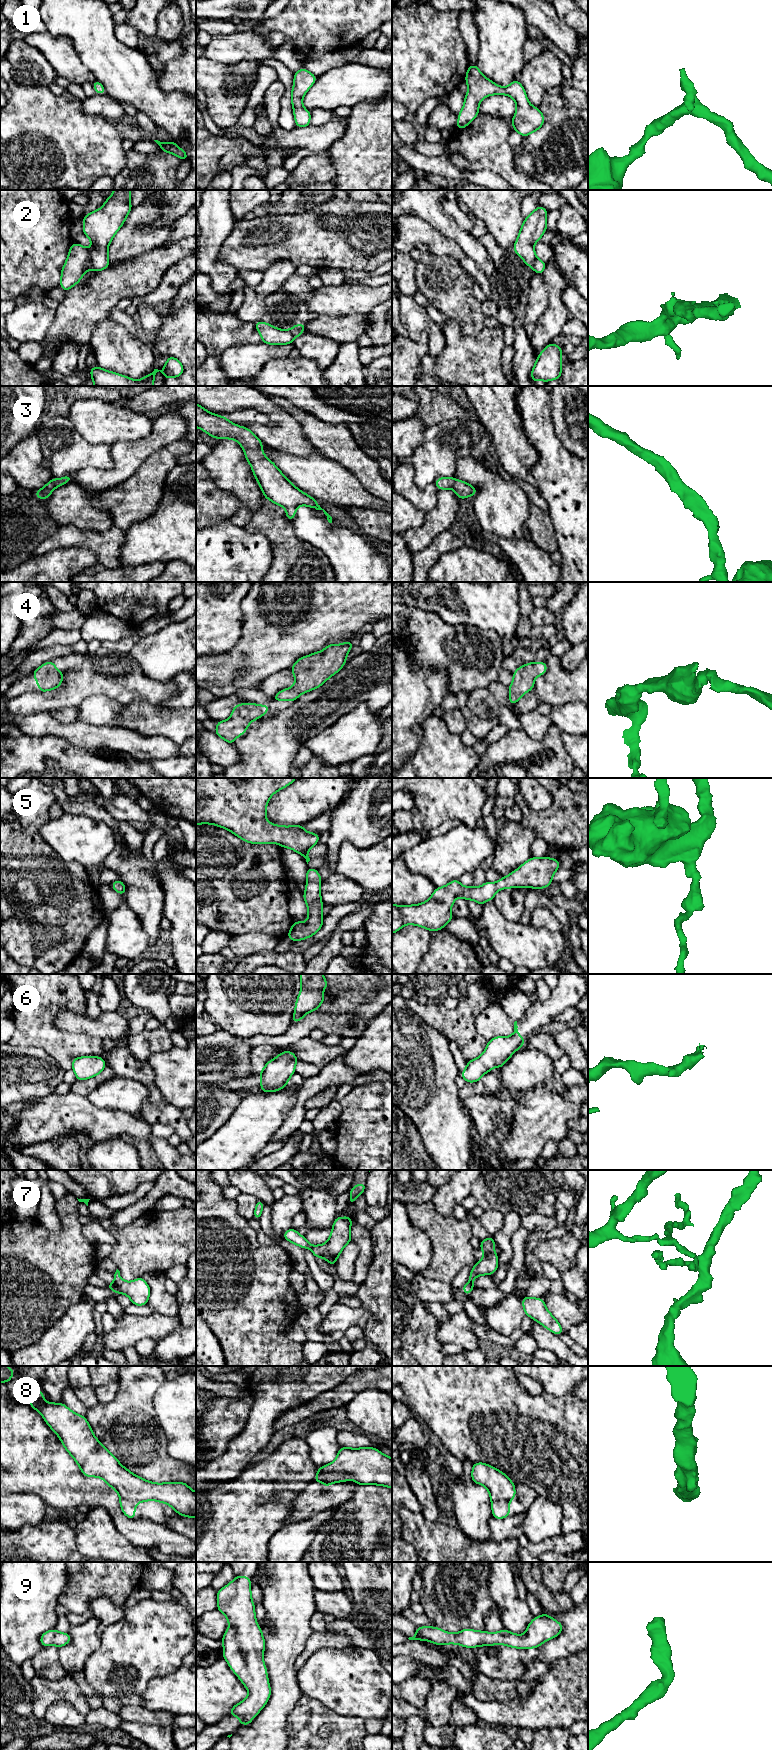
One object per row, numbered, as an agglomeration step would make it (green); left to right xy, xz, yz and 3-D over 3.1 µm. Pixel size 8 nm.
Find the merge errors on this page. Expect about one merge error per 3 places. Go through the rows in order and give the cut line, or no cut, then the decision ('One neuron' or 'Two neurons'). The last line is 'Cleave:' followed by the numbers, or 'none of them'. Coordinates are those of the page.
1: No split. One neuron
2: Split along xy (87, 249), (93, 268). Two neurons
3: No split. One neuron
4: No split. One neuron
5: No split. One neuron
6: No split. One neuron
7: Split along xy (114, 1282), (118, 1292). Two neurons
8: Split along xy (120, 1496), (126, 1499), (140, 1499), (142, 1501). Two neurons
9: No split. One neuron
Cleave: 2, 7, 8

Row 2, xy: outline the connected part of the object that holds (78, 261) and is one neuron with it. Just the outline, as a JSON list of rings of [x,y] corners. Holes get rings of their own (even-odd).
[[[72,243],[68,257],[61,269],[60,287],[65,292],[80,282],[84,273],[93,269],[88,249],[78,243]]]

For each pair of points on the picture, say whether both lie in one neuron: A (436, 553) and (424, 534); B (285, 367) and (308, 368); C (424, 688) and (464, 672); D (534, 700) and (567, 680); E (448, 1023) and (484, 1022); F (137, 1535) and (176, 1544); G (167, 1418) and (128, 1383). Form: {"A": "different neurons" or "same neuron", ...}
{"A": "different neurons", "B": "same neuron", "C": "different neurons", "D": "same neuron", "E": "different neurons", "F": "same neuron", "G": "different neurons"}

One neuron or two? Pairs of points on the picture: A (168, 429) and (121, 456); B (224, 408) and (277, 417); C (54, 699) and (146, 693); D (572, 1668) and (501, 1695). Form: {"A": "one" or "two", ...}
{"A": "one", "B": "one", "C": "one", "D": "two"}

